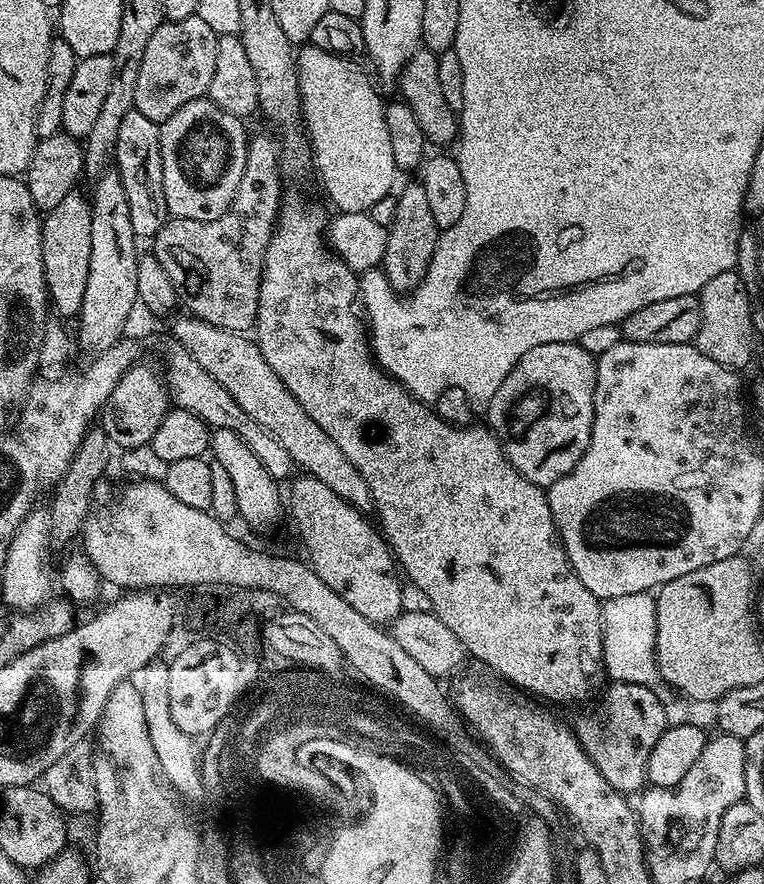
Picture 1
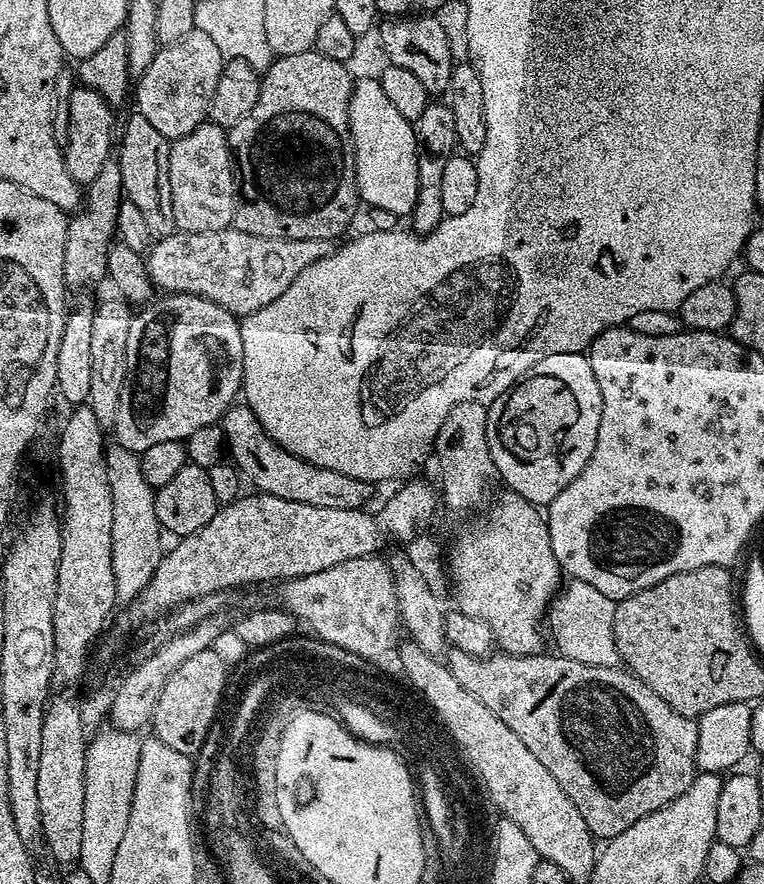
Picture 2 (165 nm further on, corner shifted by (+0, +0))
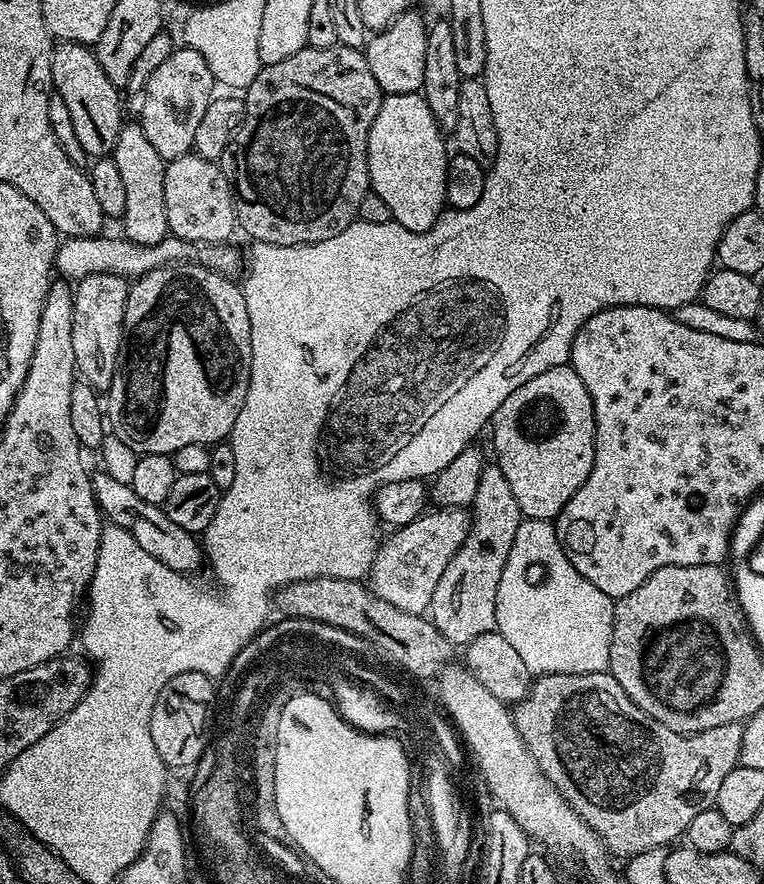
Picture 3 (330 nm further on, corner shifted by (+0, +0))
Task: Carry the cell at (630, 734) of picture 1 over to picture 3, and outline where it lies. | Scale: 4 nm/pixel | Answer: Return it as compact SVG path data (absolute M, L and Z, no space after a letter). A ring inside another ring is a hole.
M609 671L536 676L533 679L532 687L524 695L524 699L511 709L511 713L518 734L522 734L522 742L526 742L526 750L530 750L530 754L538 762L542 774L546 774L548 781L560 791L562 798L566 798L566 802L580 815L582 822L586 822L586 826L590 826L590 830L594 830L594 834L604 843L609 853L617 861L620 859L621 862L627 862L633 856L642 854L646 850L667 849L669 846L675 845L679 841L676 839L679 836L681 839L687 833L690 821L698 814L702 814L702 810L715 805L718 790L726 779L726 774L730 774L730 770L738 767L740 762L740 747L742 746L742 734L744 733L743 723L714 726L714 730L693 732L690 736L684 736L681 732L675 732L666 726L662 726L662 722L650 718L638 706L634 706L634 702L626 694L626 690L622 690L622 686L618 686L618 682Z

